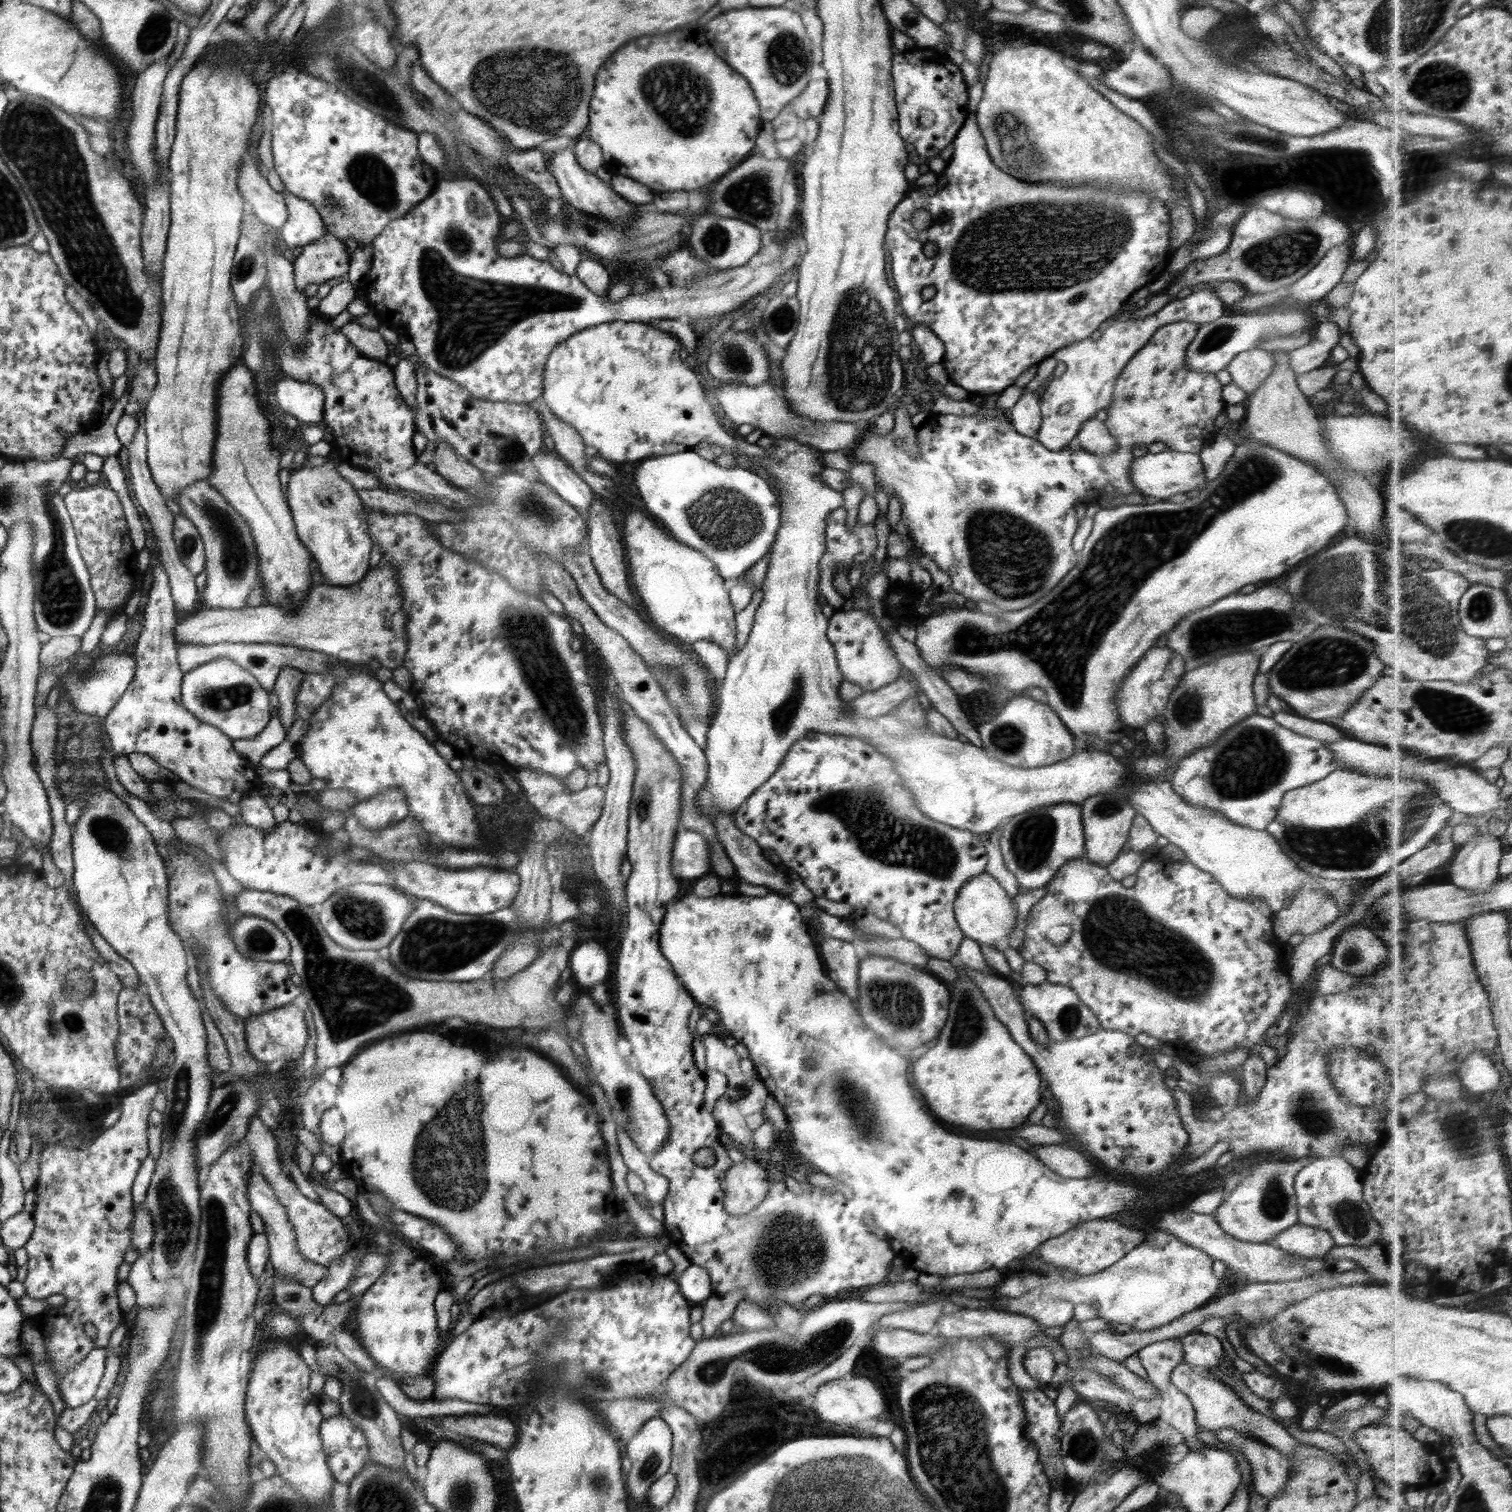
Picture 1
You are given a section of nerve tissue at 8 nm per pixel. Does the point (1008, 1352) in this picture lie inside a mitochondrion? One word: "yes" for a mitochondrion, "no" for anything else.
no

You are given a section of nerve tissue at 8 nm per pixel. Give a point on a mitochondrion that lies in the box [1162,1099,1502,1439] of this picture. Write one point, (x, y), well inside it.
(1352, 1217)

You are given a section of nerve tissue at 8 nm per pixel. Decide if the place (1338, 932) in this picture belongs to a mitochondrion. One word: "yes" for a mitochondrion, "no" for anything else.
no

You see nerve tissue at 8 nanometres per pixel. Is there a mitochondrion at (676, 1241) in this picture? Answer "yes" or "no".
no

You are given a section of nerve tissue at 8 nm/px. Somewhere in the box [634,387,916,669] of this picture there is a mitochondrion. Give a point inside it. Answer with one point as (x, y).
(726, 519)

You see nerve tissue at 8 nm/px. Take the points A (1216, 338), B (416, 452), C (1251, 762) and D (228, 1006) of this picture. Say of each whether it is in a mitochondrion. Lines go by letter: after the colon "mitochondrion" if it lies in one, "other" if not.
A: mitochondrion
B: other
C: mitochondrion
D: other

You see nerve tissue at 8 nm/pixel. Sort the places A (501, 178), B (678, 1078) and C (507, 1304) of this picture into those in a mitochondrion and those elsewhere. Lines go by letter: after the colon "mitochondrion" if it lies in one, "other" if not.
A: other
B: other
C: other

